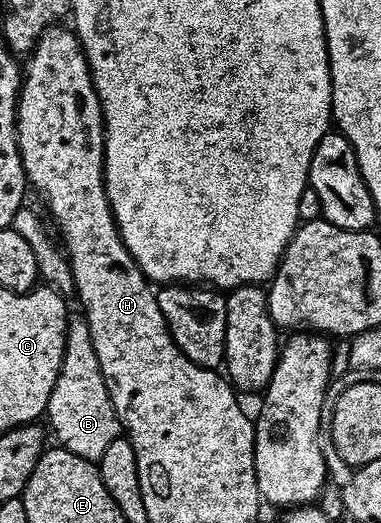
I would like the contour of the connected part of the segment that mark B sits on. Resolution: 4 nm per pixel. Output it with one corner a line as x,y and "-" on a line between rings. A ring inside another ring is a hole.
71,315
66,321
66,345
64,346
64,358
60,366
60,374
56,378
56,386
52,386
50,401
46,407
45,415
50,416
49,431
52,433
61,447
67,448
72,454
76,454
85,460
96,462
112,446
112,442
119,439
123,431
122,421
118,419
114,403
110,401
110,392
106,389
106,380
100,370
100,362
96,358
96,346
92,346
92,330
88,326
85,315

